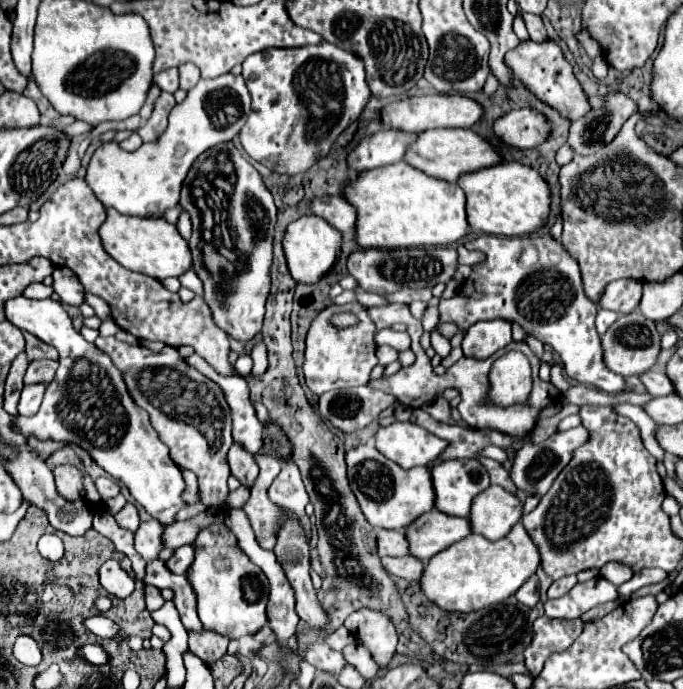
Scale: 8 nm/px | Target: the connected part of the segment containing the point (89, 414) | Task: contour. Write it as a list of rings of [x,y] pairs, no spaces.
[[[20,295],[20,297],[8,299],[4,305],[4,311],[6,311],[6,317],[12,325],[16,325],[18,329],[26,329],[28,333],[36,335],[44,343],[56,347],[60,353],[60,367],[56,371],[56,377],[52,379],[52,383],[46,389],[40,411],[34,417],[18,417],[16,429],[24,437],[38,437],[42,441],[54,439],[58,443],[78,443],[80,447],[88,449],[88,453],[94,457],[94,461],[100,467],[104,467],[110,477],[114,477],[116,481],[120,481],[128,487],[130,495],[146,509],[148,515],[158,519],[162,525],[176,523],[176,513],[186,505],[186,501],[182,499],[186,483],[182,479],[180,469],[170,459],[168,447],[158,439],[156,431],[152,429],[146,411],[140,409],[130,399],[126,385],[122,381],[122,375],[114,367],[112,359],[106,353],[102,353],[100,349],[96,349],[94,343],[88,343],[72,327],[72,319],[68,317],[68,313],[64,311],[64,307],[58,301],[52,301],[52,299],[34,301],[34,299]]]

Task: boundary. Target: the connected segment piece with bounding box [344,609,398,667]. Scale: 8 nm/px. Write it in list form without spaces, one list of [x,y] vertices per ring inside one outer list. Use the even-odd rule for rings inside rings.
[[[360,609],[346,617],[344,627],[354,633],[362,645],[366,645],[378,667],[386,667],[390,663],[390,657],[396,651],[398,637],[394,625],[384,613]]]

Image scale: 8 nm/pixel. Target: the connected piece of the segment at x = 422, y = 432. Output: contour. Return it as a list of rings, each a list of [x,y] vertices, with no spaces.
[[[394,421],[388,427],[380,427],[376,433],[376,449],[402,469],[432,465],[446,447],[448,443],[444,439],[430,435],[424,427],[410,421]]]

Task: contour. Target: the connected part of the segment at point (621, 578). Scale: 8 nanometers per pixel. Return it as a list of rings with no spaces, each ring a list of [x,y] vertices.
[[[606,563],[600,569],[600,573],[602,573],[604,579],[608,579],[614,585],[622,585],[632,577],[632,569],[628,565],[624,565],[624,563]]]

